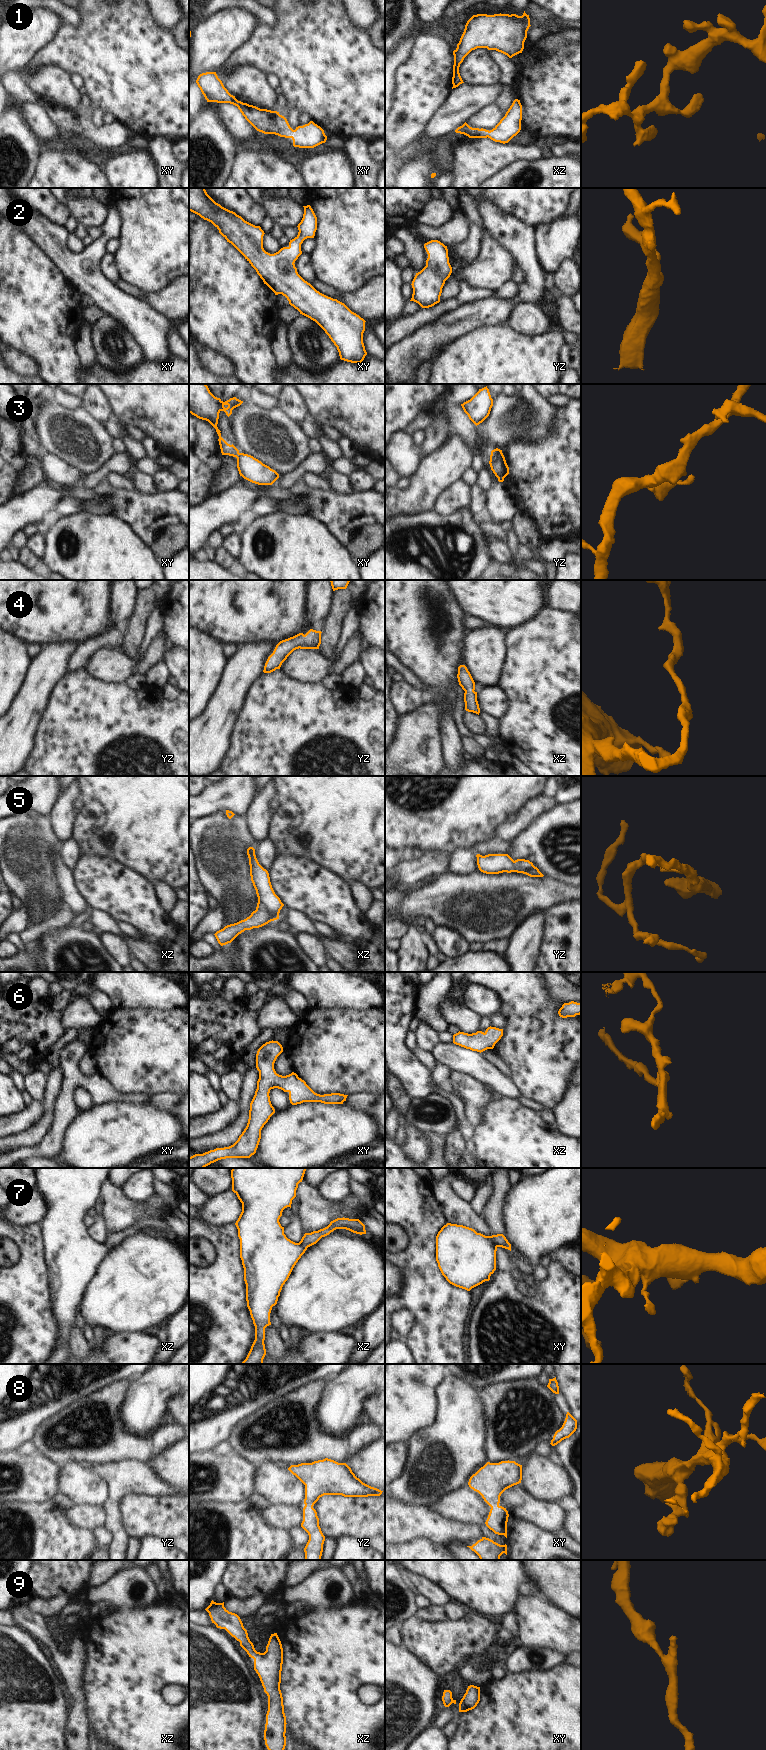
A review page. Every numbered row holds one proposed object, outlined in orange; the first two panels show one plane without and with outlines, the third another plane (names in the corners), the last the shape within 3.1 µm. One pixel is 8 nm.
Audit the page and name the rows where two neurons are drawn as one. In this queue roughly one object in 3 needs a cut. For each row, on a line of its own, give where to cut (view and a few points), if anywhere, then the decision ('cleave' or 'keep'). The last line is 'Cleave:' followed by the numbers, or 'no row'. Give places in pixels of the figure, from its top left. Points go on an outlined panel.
1: cut none; keep
2: cut none; keep
3: cut xy (239, 453), (236, 457); cleave
4: cut none; keep
5: cut yz (514, 861), (515, 865), (523, 870), (531, 870), (535, 867); cleave
6: cut none; keep
7: cut none; keep
8: cut none; keep
9: cut none; keep
Cleave: 3, 5

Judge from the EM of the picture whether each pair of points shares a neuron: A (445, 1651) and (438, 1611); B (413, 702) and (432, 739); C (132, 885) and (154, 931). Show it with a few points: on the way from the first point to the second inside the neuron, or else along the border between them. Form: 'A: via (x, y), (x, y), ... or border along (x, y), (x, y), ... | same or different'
A: border along (417, 1615), (429, 1621), (445, 1621), (448, 1619) | different
B: border along (427, 700), (416, 709), (399, 715) | different
C: via (132, 896), (133, 902), (150, 920) | same

